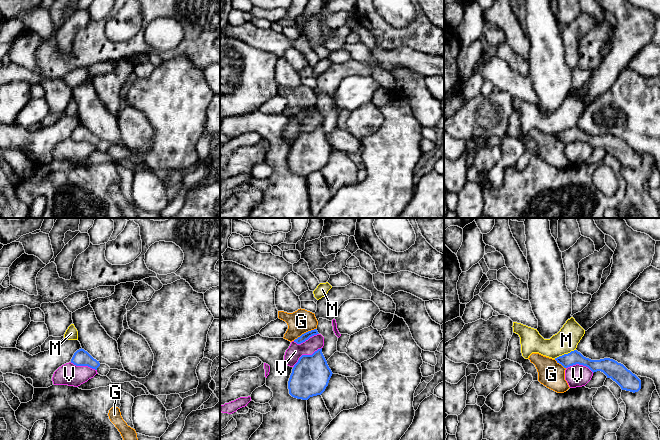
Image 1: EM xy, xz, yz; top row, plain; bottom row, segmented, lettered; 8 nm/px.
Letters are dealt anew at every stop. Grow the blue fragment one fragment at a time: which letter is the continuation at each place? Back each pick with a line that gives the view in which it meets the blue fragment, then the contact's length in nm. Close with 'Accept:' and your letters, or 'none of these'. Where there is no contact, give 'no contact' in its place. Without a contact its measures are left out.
Accept: none of these

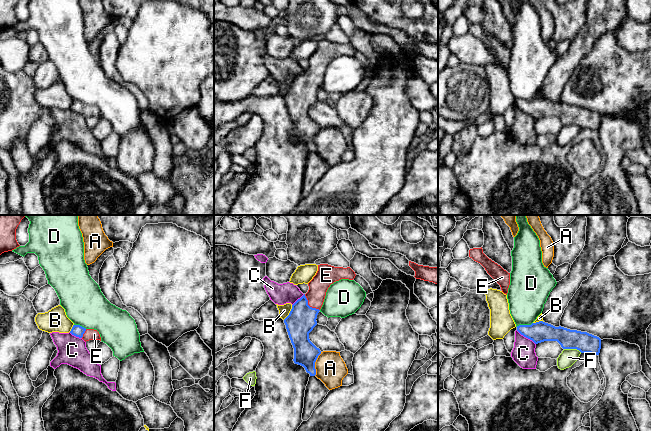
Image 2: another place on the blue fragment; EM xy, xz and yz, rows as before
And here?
E: meets blue in xz; contact 180 nm long
Accept: E

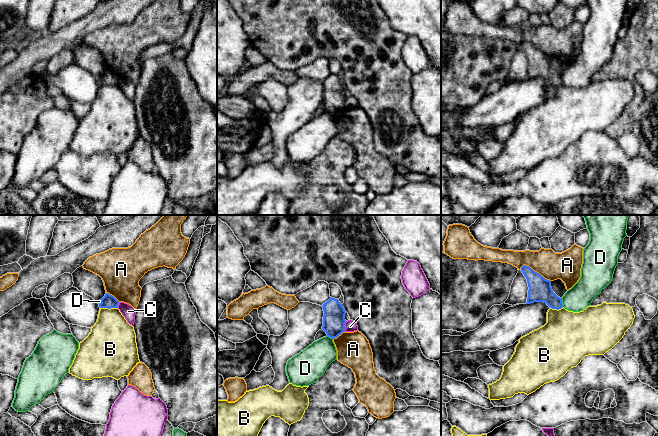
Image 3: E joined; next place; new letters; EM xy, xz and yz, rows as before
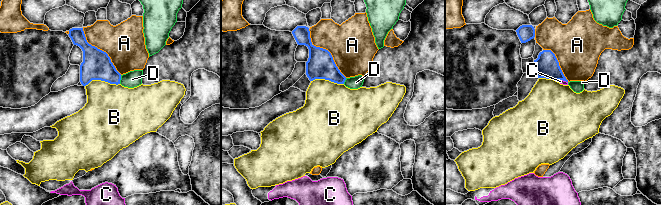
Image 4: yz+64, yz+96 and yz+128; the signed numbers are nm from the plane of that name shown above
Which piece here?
Accept: none of these

